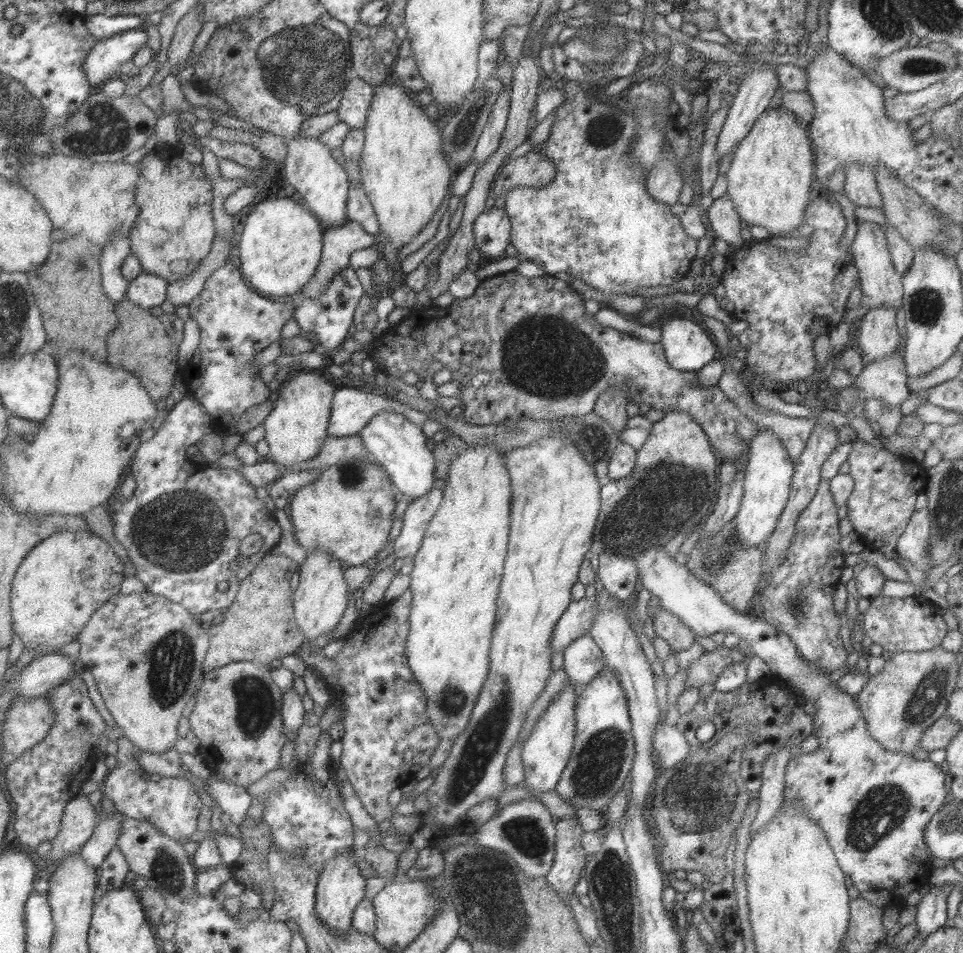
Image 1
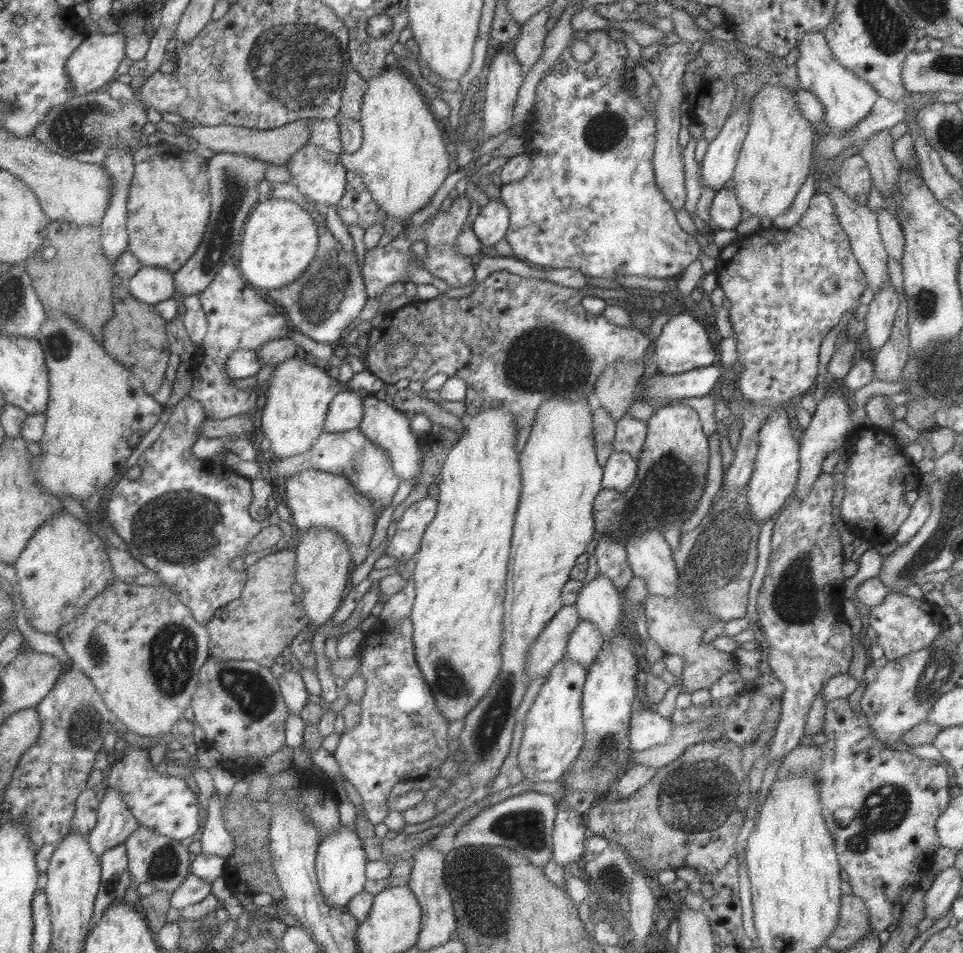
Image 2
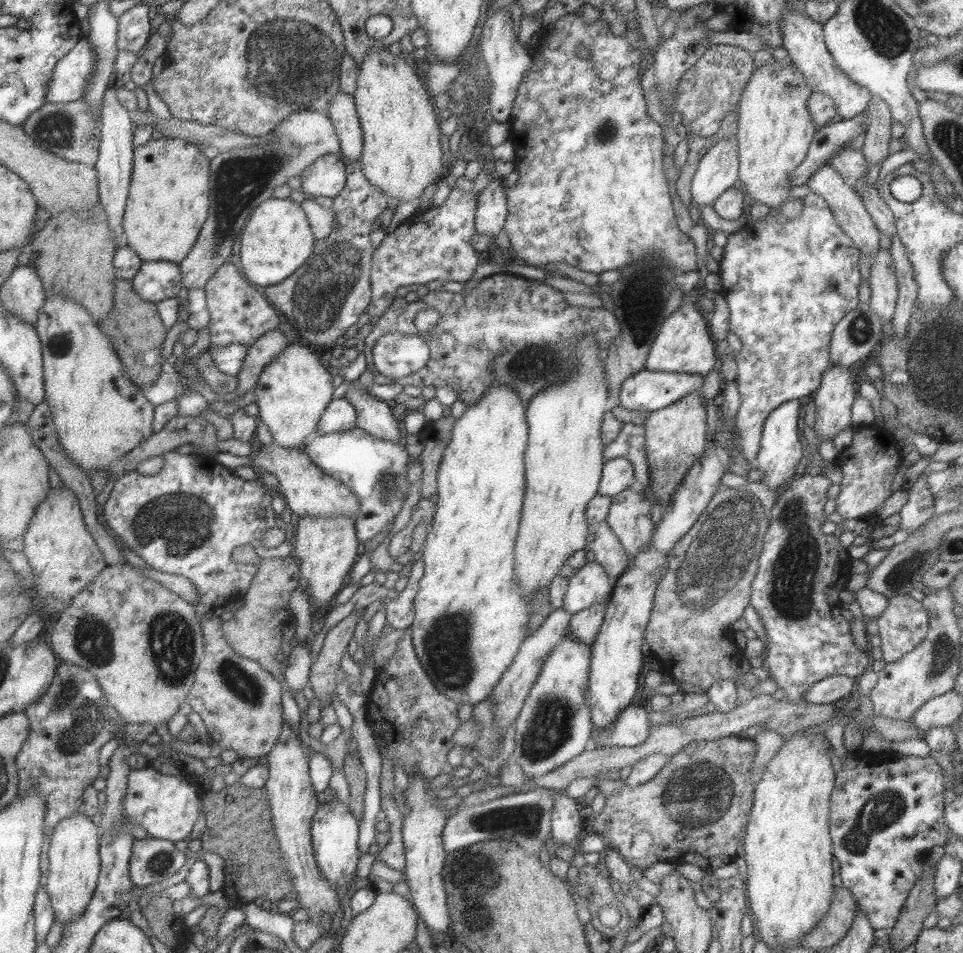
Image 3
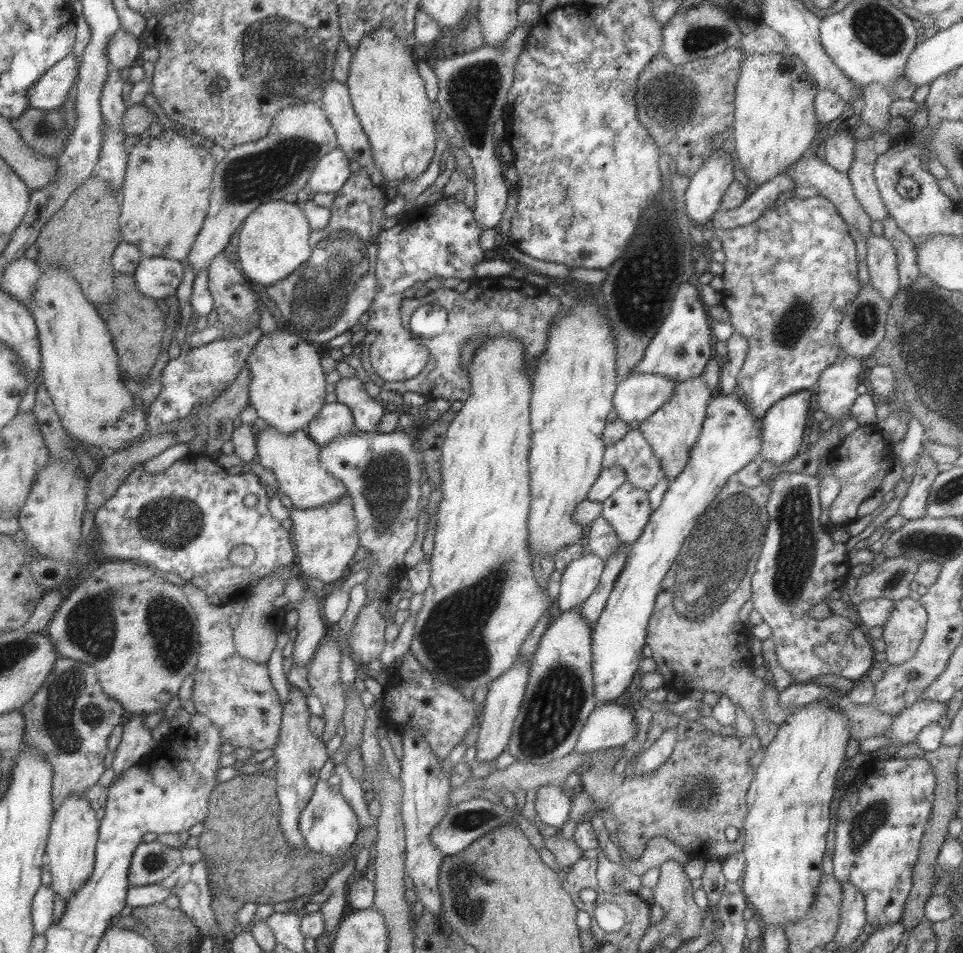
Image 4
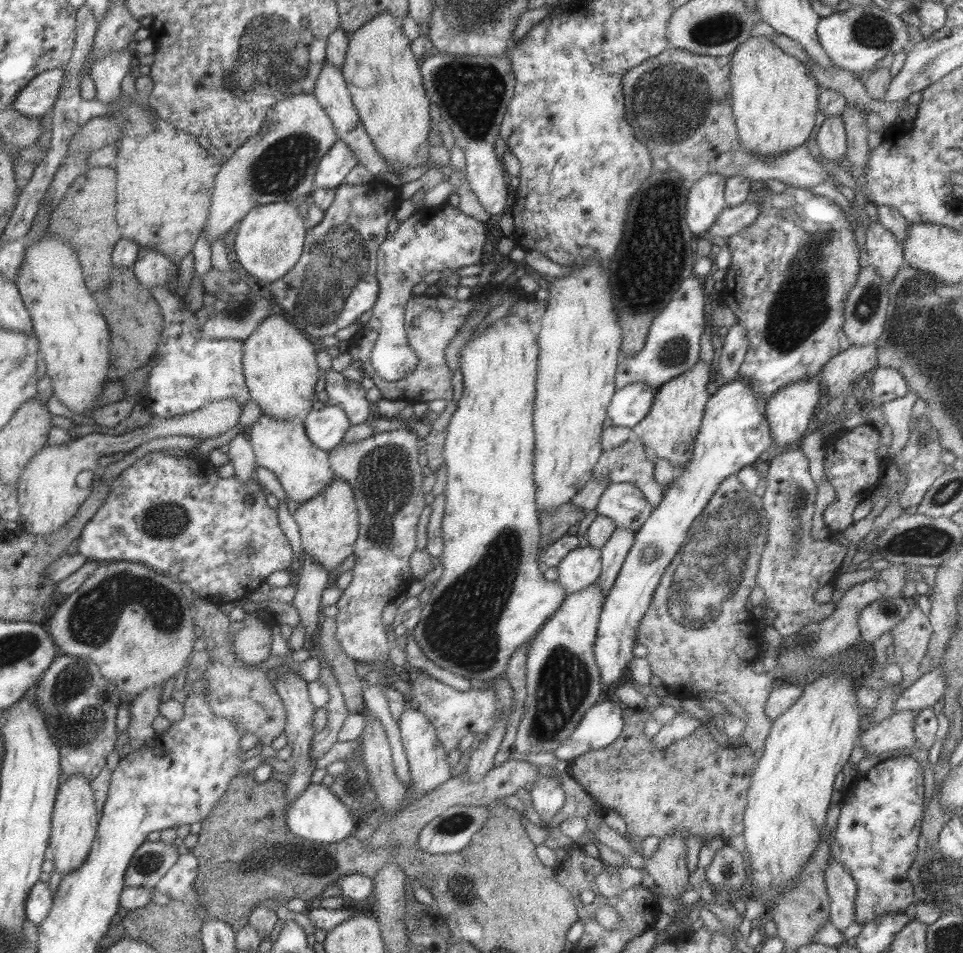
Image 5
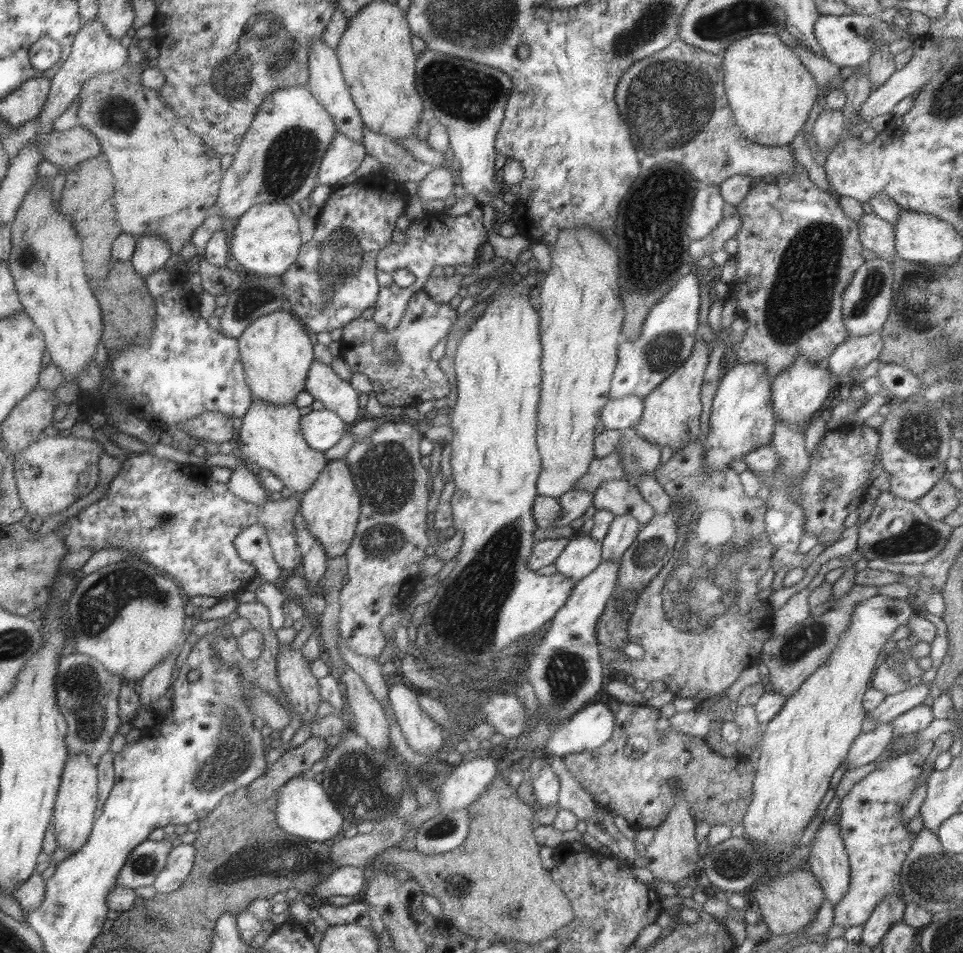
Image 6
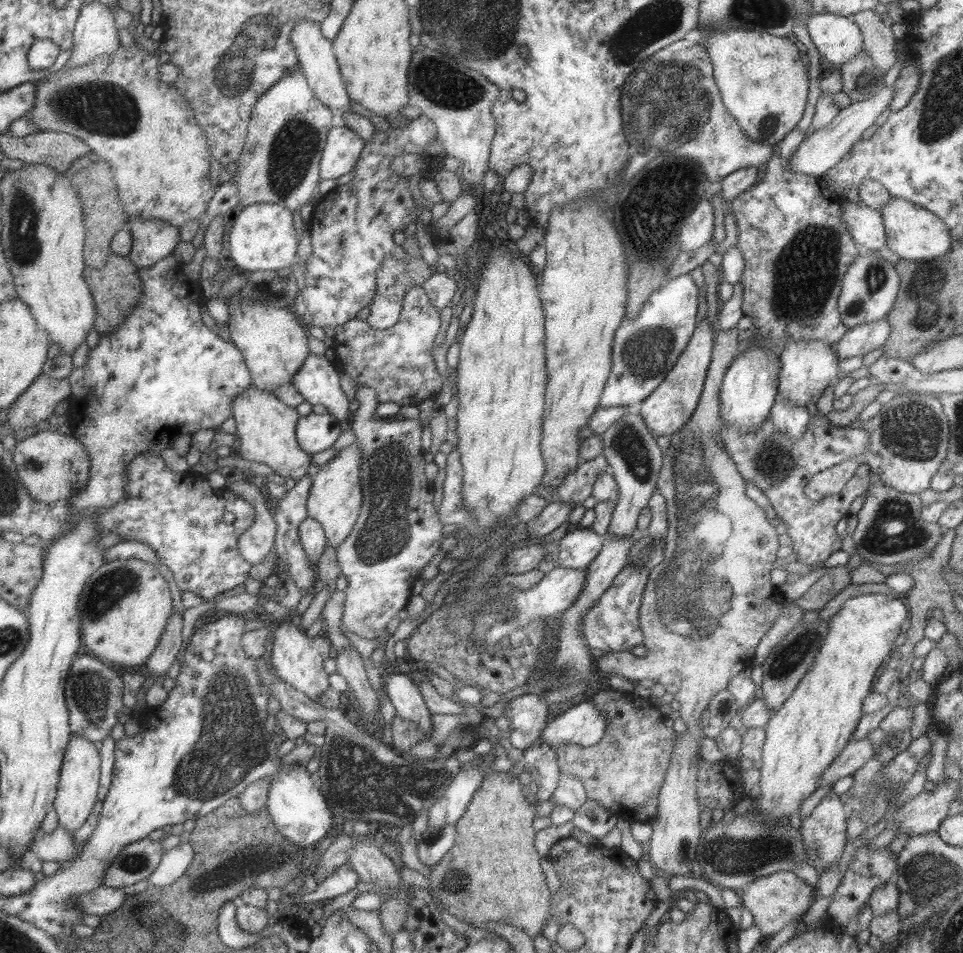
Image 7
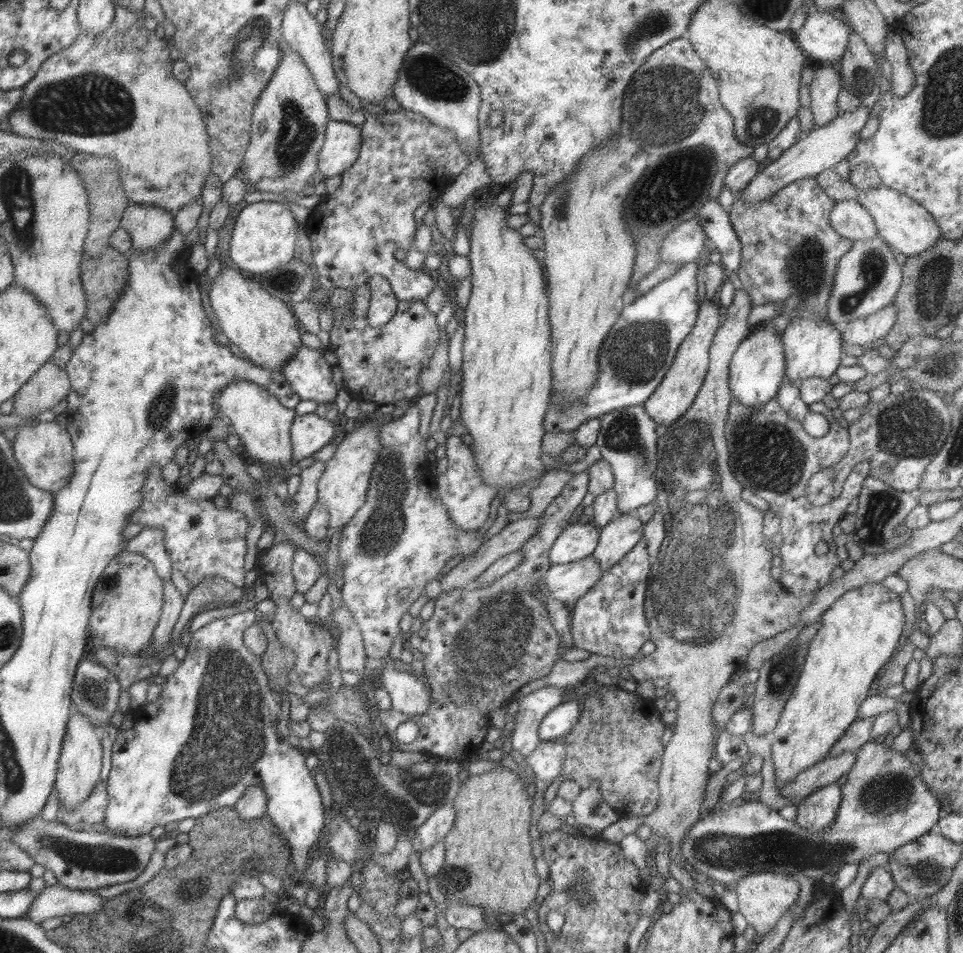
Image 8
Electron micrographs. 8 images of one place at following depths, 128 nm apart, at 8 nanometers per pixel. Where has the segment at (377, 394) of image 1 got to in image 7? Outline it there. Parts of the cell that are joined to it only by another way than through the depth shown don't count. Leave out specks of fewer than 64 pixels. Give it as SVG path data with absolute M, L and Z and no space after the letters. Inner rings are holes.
M309 413L297 419L295 436L299 448L307 454L315 454L330 448L337 440L341 428L333 415Z

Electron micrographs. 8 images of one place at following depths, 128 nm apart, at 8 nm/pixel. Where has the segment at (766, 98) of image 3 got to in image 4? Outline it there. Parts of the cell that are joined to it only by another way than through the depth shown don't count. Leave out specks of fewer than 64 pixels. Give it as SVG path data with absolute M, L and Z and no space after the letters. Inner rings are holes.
M747 53L744 59L740 62L739 78L737 80L734 96L734 120L733 120L733 142L735 143L735 154L737 155L738 166L747 175L750 180L750 187L761 184L763 181L773 178L775 175L779 175L784 172L791 164L795 164L804 152L809 149L809 146L816 136L820 134L820 130L823 128L821 124L816 120L813 112L813 100L815 94L818 92L815 86L809 80L809 72L804 67L803 61L799 60L795 55L789 55L786 53Z

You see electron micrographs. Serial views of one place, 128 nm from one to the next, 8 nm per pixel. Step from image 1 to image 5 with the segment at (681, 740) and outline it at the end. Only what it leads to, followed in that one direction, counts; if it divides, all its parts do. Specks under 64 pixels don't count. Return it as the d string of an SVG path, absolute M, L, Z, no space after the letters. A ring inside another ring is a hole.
M599 700L584 713L574 731L552 753L555 758L570 763L584 752L607 746L617 738L621 727L621 705Z

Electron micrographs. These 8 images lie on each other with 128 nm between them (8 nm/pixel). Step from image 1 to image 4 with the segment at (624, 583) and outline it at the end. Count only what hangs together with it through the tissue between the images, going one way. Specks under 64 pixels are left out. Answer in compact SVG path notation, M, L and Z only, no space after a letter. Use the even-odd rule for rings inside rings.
M599 514L587 526L585 535L589 552L601 558L603 562L609 560L609 556L620 545L618 536L612 526Z

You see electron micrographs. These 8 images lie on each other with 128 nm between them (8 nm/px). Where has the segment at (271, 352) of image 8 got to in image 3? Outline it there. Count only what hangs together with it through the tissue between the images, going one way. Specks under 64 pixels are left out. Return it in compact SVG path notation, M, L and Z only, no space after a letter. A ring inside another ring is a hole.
M289 343L285 345L269 364L265 365L259 373L257 382L251 388L255 396L255 404L258 406L258 416L269 429L272 441L283 448L303 446L303 440L308 434L315 431L317 421L329 401L332 399L332 376L319 358L309 351L308 345Z

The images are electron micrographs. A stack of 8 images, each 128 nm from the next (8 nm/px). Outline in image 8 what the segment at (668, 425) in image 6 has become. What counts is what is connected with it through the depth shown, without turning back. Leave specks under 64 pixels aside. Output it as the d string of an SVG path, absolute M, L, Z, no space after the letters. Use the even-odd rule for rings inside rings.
M704 298L698 306L698 313L689 334L679 343L671 366L663 375L658 387L643 404L646 413L655 424L670 425L691 406L701 383L704 381L708 368L709 345L712 344L712 338L719 328L721 319L722 309L720 309L717 301Z

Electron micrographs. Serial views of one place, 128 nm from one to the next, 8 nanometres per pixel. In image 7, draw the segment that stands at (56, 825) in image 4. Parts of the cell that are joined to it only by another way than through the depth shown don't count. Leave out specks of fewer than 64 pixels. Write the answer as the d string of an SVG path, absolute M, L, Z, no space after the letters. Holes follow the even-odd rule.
M70 735L59 771L56 795L52 808L58 818L58 826L73 833L79 831L97 799L100 779L100 756L98 748L83 735Z

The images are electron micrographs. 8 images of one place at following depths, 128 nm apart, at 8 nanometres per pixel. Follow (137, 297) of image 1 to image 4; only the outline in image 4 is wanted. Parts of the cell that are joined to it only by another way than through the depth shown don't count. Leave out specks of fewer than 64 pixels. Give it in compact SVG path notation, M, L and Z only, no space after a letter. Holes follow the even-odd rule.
M141 257L131 275L141 294L157 300L175 294L182 270L182 263L178 260Z

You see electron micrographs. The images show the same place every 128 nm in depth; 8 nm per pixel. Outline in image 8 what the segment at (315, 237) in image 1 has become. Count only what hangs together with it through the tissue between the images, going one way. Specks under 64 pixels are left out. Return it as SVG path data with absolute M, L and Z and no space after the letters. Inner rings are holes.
M287 202L247 203L237 214L233 224L228 249L229 258L235 263L236 268L246 275L249 272L253 274L269 272L289 262L293 252L297 251L295 226L296 221L291 215Z

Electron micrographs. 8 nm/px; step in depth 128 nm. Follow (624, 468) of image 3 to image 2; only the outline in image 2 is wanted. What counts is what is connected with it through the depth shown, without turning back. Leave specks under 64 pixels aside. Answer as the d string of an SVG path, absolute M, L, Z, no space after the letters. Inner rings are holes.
M613 450L602 466L602 488L625 492L635 480L637 469L636 461L628 452Z

